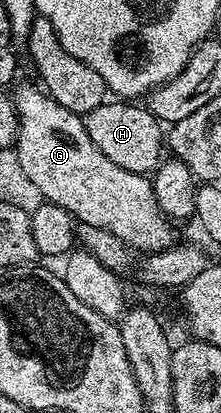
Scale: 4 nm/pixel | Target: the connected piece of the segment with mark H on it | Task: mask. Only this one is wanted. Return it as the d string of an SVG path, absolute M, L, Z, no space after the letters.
M107 101L96 105L96 109L84 116L88 137L92 137L92 145L96 145L96 149L100 149L108 161L116 161L120 169L149 176L164 158L163 124L144 105L134 101L114 102L118 103Z

